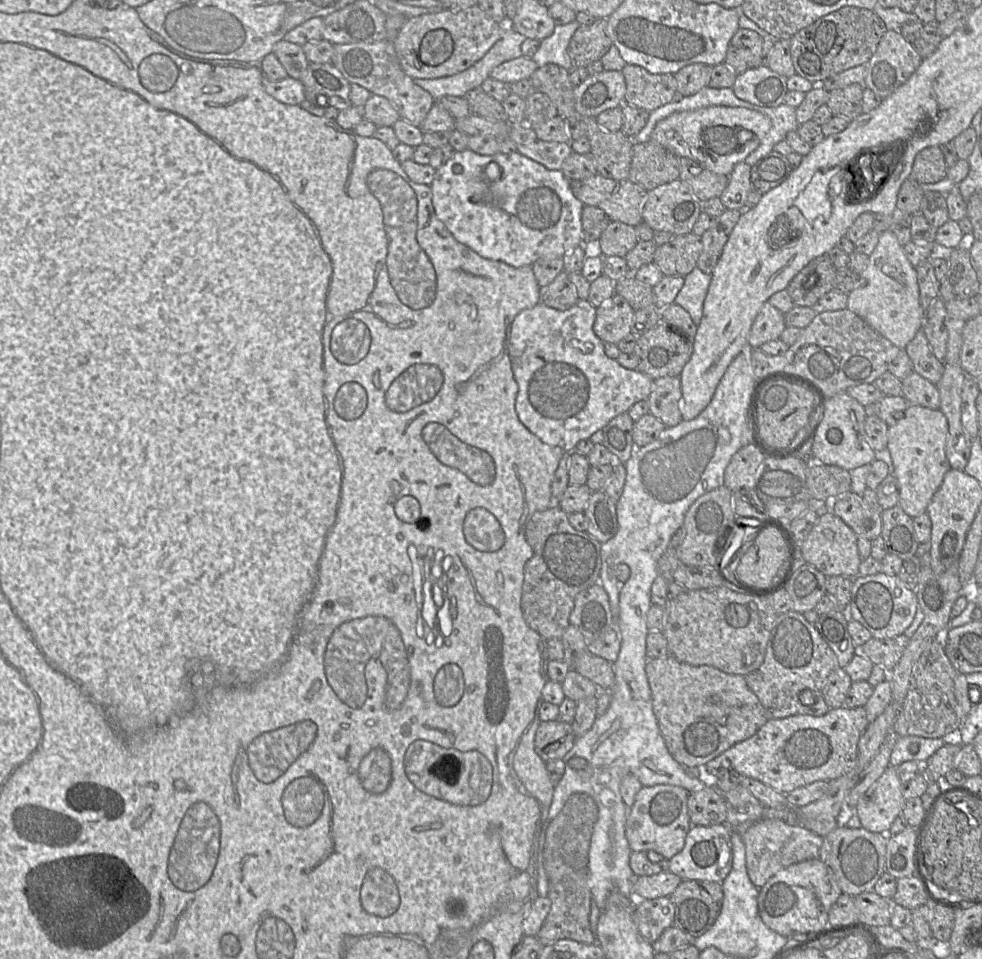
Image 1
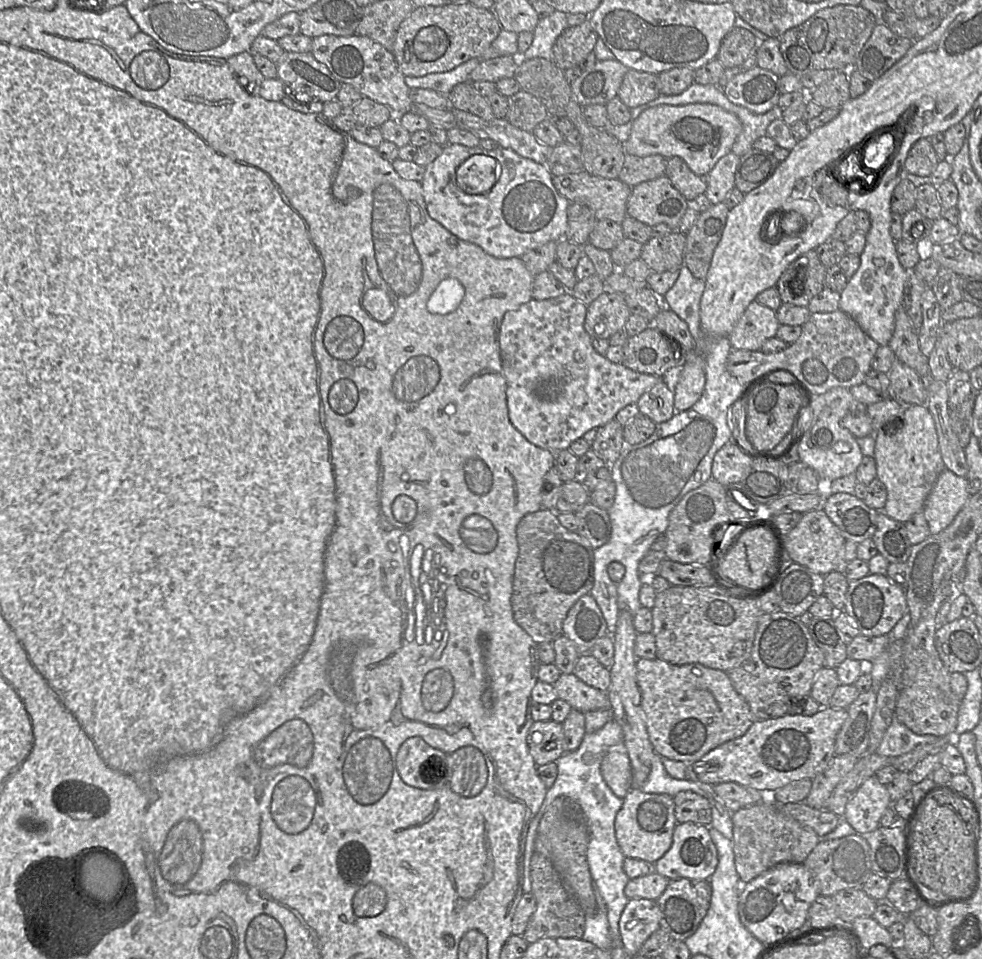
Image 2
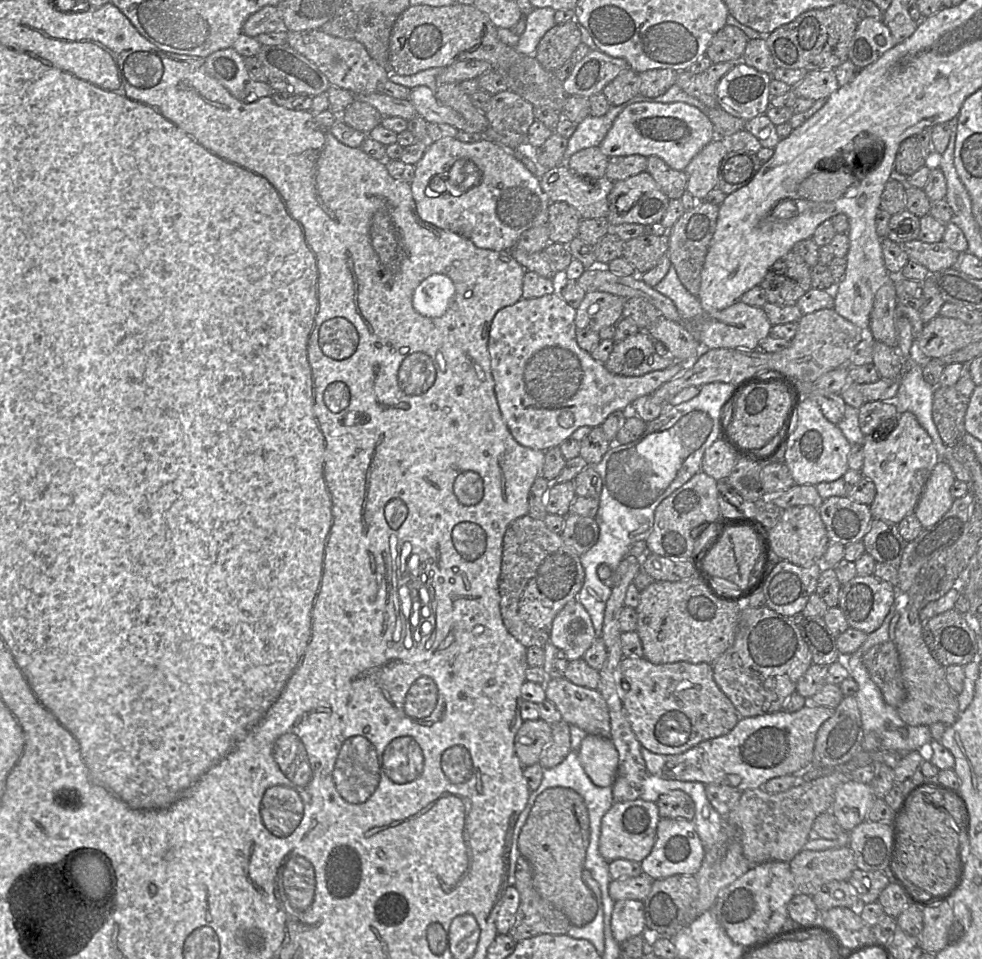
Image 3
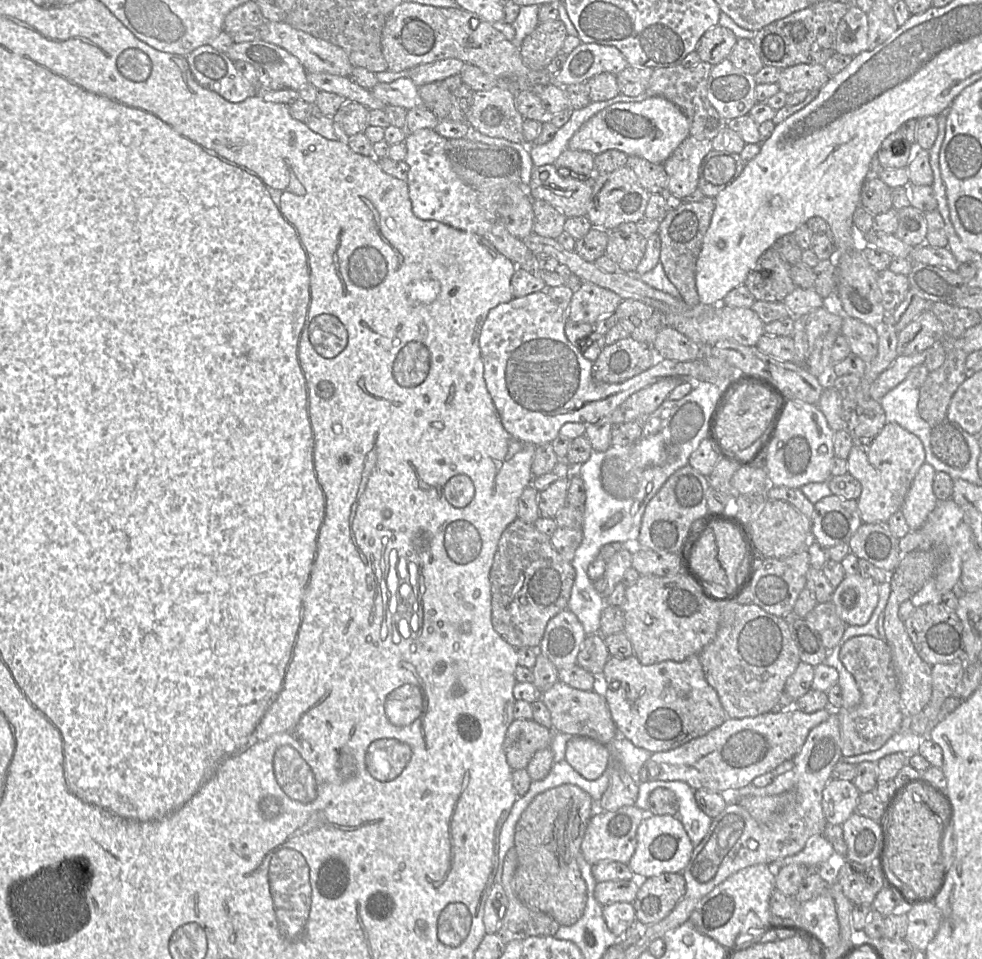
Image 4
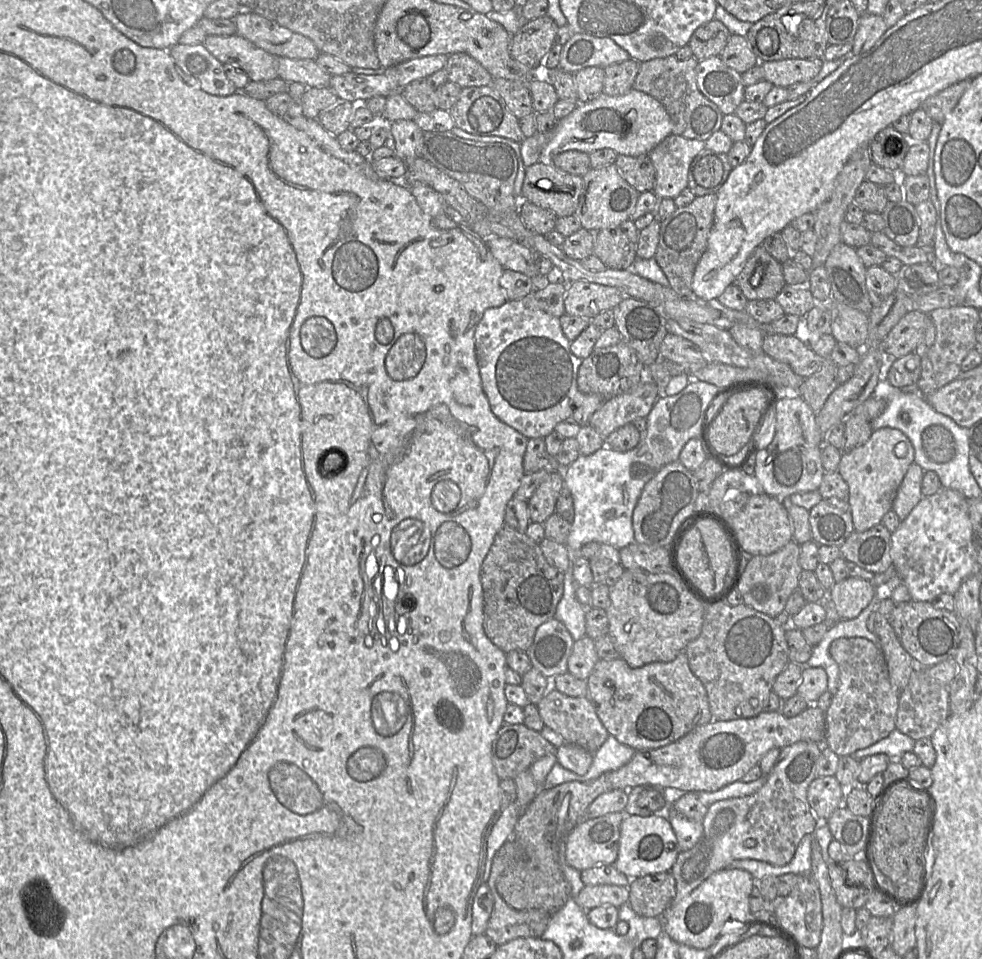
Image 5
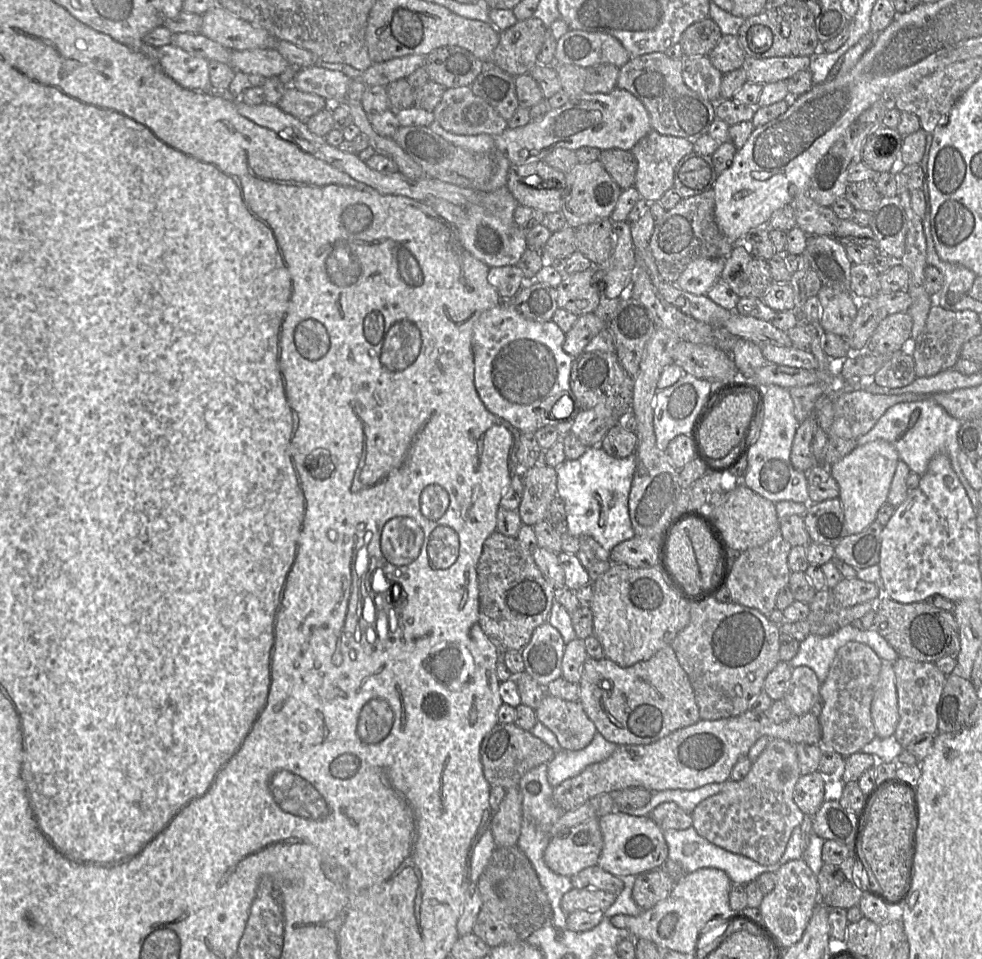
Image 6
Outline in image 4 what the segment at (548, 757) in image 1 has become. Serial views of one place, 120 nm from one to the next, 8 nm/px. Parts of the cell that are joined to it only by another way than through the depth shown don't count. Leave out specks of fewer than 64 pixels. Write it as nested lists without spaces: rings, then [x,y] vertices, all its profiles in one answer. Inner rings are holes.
[[[533,719],[514,720],[504,739],[504,752],[512,771],[525,769],[531,758],[540,750],[550,748],[555,732]]]

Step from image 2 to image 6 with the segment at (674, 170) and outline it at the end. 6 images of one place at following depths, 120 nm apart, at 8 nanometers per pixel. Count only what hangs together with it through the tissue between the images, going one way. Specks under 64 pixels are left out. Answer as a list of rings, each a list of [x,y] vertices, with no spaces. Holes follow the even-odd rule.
[[[601,150],[598,161],[622,190],[634,186],[637,163],[630,151]]]

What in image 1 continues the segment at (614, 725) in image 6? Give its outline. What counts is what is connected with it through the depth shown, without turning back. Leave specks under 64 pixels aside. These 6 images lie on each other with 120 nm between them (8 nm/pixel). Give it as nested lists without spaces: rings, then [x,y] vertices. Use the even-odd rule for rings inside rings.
[[[671,655],[648,659],[645,671],[660,733],[672,758],[683,767],[693,768],[706,764],[733,745],[753,736],[770,719],[743,675],[729,674],[708,665],[686,664]]]

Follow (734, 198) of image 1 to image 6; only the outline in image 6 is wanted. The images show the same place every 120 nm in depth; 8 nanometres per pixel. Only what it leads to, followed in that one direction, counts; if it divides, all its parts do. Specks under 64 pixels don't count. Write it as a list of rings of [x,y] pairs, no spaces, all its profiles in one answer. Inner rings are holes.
[[[650,130],[630,150],[633,154],[637,170],[634,186],[642,199],[648,203],[658,201],[670,188],[674,187],[674,172],[679,161],[693,151],[693,141],[682,137],[663,135]]]

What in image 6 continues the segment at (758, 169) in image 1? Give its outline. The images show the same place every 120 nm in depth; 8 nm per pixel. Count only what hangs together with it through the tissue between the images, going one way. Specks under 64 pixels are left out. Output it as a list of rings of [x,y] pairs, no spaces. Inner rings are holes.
[[[692,151],[677,164],[674,172],[674,189],[682,199],[713,189],[719,173],[712,156]]]

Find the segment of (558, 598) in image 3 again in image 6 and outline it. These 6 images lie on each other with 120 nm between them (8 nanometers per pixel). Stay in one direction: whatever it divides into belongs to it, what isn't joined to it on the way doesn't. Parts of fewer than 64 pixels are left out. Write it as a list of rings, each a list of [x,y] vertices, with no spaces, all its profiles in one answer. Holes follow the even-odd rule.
[[[494,531],[484,542],[477,565],[479,624],[502,654],[519,651],[529,643],[536,627],[547,623],[556,589],[544,578],[532,552],[516,537]]]

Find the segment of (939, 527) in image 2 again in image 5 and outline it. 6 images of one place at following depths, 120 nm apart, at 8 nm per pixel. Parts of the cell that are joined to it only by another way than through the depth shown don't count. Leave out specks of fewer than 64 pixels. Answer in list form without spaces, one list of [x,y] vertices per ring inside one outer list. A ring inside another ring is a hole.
[[[911,464],[897,490],[892,510],[901,521],[909,515],[923,498],[921,484],[924,474],[925,471],[919,465]]]

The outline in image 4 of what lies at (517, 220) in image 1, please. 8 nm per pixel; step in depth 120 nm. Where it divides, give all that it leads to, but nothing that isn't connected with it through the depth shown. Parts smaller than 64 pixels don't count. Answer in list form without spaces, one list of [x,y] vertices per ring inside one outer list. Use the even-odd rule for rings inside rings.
[[[421,129],[407,133],[404,140],[407,149],[405,162],[409,166],[408,193],[414,215],[423,220],[436,220],[455,229],[484,235],[499,220],[498,204],[492,197],[465,183],[452,169],[446,154],[447,139],[433,129]]]

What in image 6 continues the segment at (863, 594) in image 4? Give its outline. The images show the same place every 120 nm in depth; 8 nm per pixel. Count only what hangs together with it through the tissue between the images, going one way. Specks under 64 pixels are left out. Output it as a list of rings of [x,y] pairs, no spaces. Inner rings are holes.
[[[843,578],[831,591],[844,607],[852,607],[873,600],[880,594],[877,584],[858,578]]]

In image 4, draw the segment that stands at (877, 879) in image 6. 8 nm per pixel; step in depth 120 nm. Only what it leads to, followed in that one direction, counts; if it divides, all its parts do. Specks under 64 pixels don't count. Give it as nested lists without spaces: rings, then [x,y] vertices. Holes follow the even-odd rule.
[[[910,784],[899,789],[887,807],[884,823],[883,866],[888,862],[890,870],[903,883],[900,889],[909,897],[921,901],[932,900],[941,889],[945,878],[942,857],[942,839],[952,817],[952,807],[945,795],[934,787]]]

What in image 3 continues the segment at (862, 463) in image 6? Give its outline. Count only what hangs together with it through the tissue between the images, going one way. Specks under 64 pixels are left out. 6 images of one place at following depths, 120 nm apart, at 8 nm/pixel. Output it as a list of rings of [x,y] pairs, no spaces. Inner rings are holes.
[[[903,412],[889,430],[875,435],[866,435],[862,444],[864,462],[861,469],[863,477],[870,479],[876,487],[876,495],[869,505],[873,519],[898,524],[906,515],[914,512],[933,468],[939,462],[939,455],[926,430],[911,412]]]

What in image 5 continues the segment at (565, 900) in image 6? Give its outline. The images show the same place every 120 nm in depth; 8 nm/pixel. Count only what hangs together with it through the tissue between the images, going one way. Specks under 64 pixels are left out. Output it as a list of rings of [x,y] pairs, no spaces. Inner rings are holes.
[[[589,885],[574,900],[585,911],[604,905],[619,907],[629,902],[629,889],[618,885]]]

